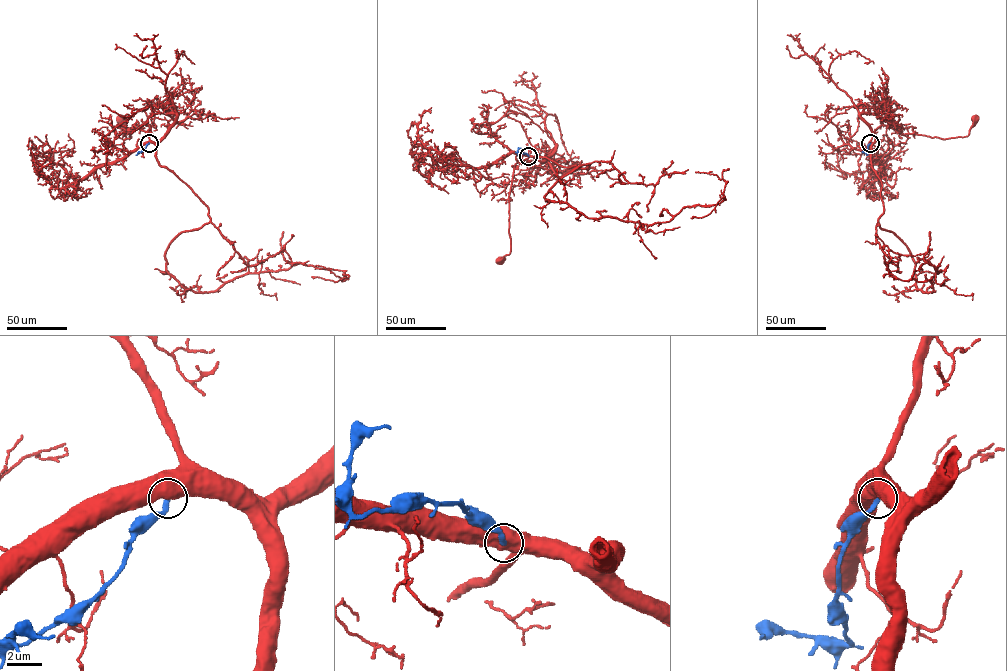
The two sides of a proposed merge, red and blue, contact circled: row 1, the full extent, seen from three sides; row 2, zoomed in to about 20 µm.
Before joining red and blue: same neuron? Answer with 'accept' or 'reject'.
reject

